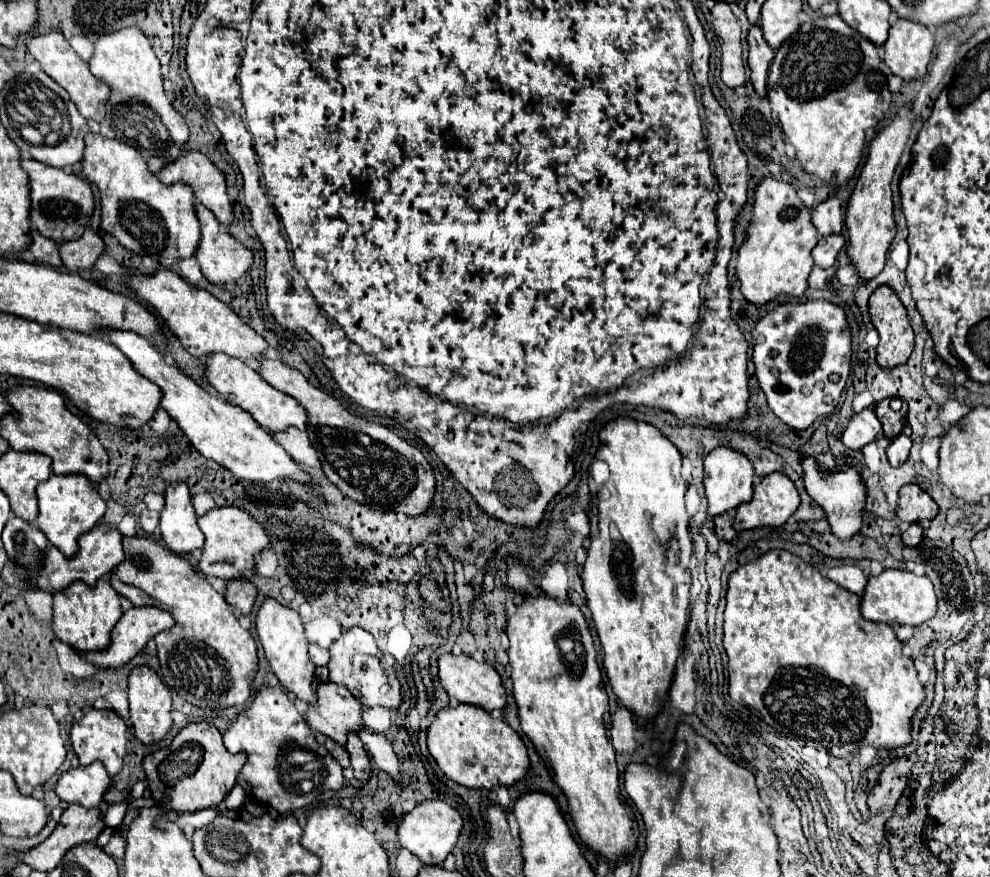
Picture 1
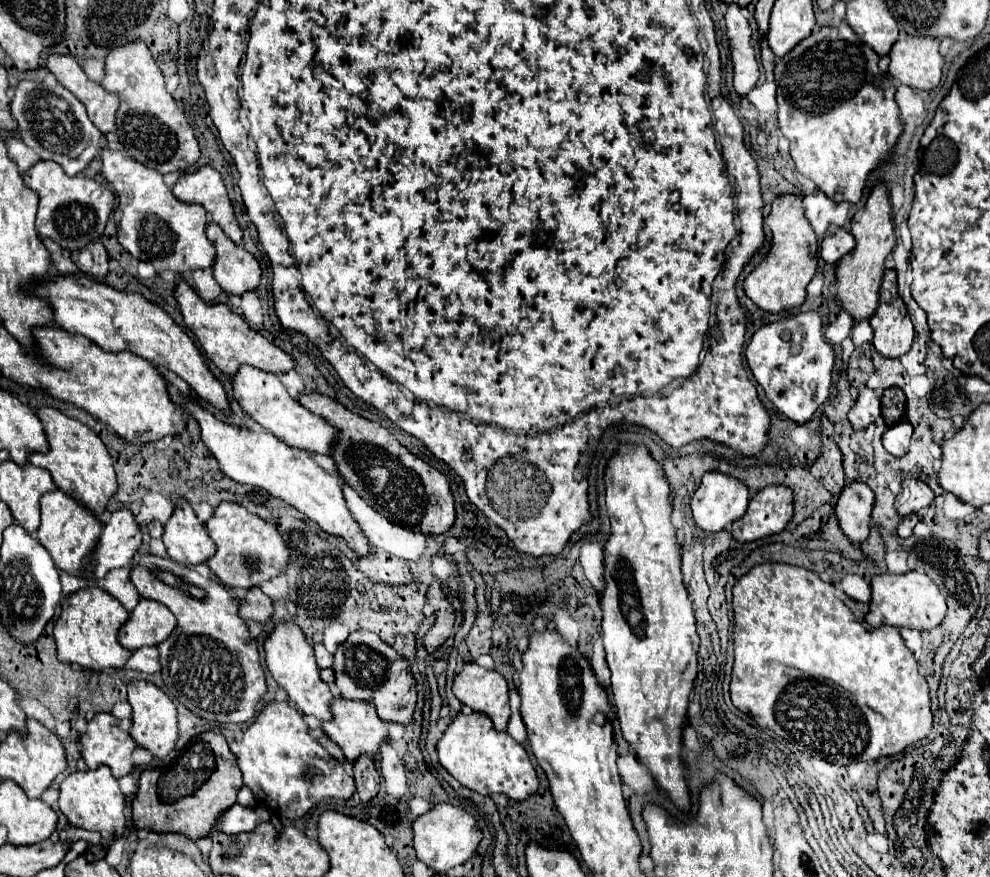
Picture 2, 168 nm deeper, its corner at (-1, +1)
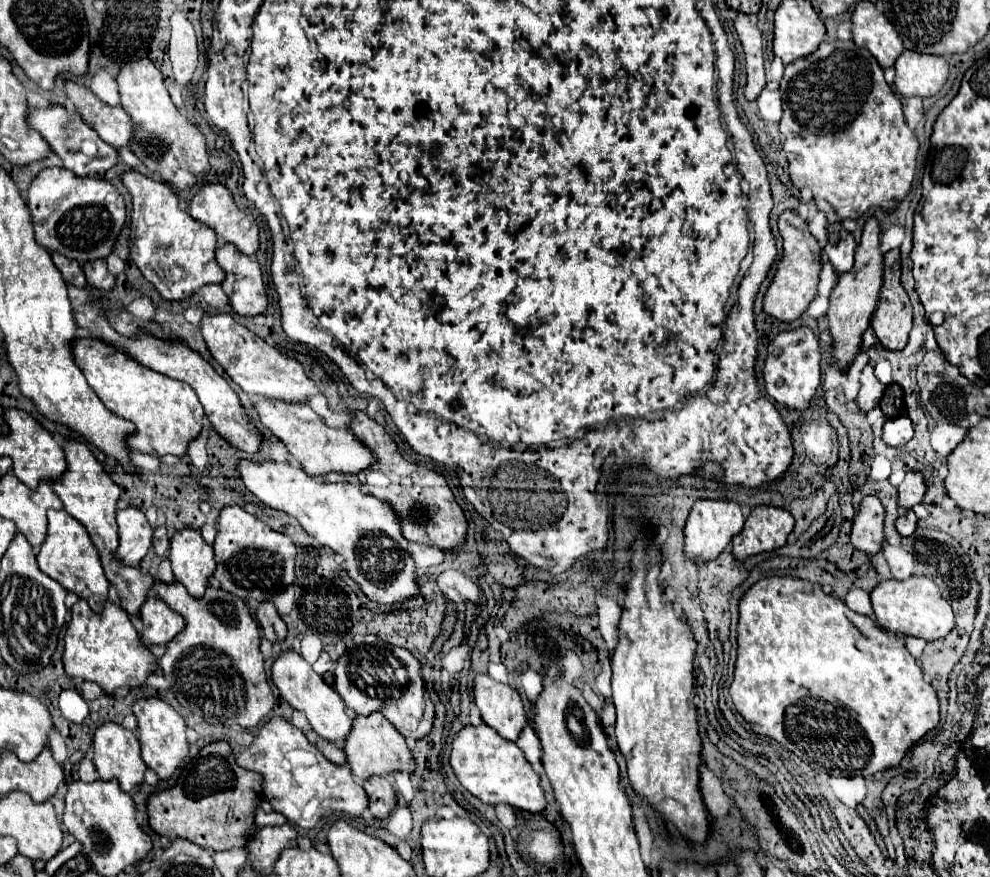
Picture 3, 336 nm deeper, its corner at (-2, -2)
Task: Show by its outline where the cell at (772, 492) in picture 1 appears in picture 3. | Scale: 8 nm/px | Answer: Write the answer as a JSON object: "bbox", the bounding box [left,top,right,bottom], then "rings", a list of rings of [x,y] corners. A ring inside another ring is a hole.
{"bbox":[733,507,793,561],"rings":[[[755,507],[745,521],[743,531],[733,539],[733,555],[737,561],[745,561],[757,553],[779,549],[787,543],[787,535],[793,531],[793,519],[789,511],[779,507]]]}

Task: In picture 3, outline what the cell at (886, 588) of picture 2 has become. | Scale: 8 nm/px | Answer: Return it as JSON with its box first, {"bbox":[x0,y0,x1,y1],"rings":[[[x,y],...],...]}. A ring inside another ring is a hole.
{"bbox":[873,577,955,641],"rings":[[[909,577],[907,581],[881,581],[873,593],[873,611],[877,621],[891,633],[901,633],[901,635],[911,635],[911,637],[921,637],[925,641],[935,641],[943,639],[951,633],[955,627],[955,617],[951,605],[941,597],[939,587],[927,579],[927,577]]]}

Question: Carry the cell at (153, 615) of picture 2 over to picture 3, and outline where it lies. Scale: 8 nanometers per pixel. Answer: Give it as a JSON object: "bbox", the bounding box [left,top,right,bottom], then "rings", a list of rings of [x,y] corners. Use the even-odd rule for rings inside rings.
{"bbox":[141,595,185,645],"rings":[[[151,595],[141,607],[143,621],[143,643],[163,645],[171,641],[185,627],[185,619],[175,613],[163,599]]]}

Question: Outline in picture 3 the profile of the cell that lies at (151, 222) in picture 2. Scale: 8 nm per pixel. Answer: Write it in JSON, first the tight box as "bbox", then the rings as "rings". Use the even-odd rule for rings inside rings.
{"bbox":[123,171,225,301],"rings":[[[127,171],[123,175],[123,185],[133,197],[131,229],[135,251],[131,251],[131,257],[143,277],[161,293],[163,299],[183,301],[195,295],[203,285],[223,283],[225,271],[215,259],[215,231],[203,227],[203,223],[197,223],[187,211],[183,211],[169,185],[137,171]]]}

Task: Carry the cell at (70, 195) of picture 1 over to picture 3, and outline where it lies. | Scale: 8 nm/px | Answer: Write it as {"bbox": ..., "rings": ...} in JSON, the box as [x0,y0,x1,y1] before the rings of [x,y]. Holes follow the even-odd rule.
{"bbox":[29,169,127,263],"rings":[[[43,169],[29,187],[29,211],[35,239],[41,247],[57,251],[79,263],[105,259],[127,221],[121,193],[105,179],[75,177],[67,169]]]}

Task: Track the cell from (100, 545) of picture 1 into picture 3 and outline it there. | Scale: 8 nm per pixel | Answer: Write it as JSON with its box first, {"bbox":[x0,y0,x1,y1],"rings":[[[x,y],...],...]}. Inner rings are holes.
{"bbox":[117,507,153,567],"rings":[[[127,507],[123,511],[117,511],[117,525],[119,525],[117,555],[127,565],[137,567],[151,547],[153,527],[145,519],[143,511],[135,509],[135,507]]]}

